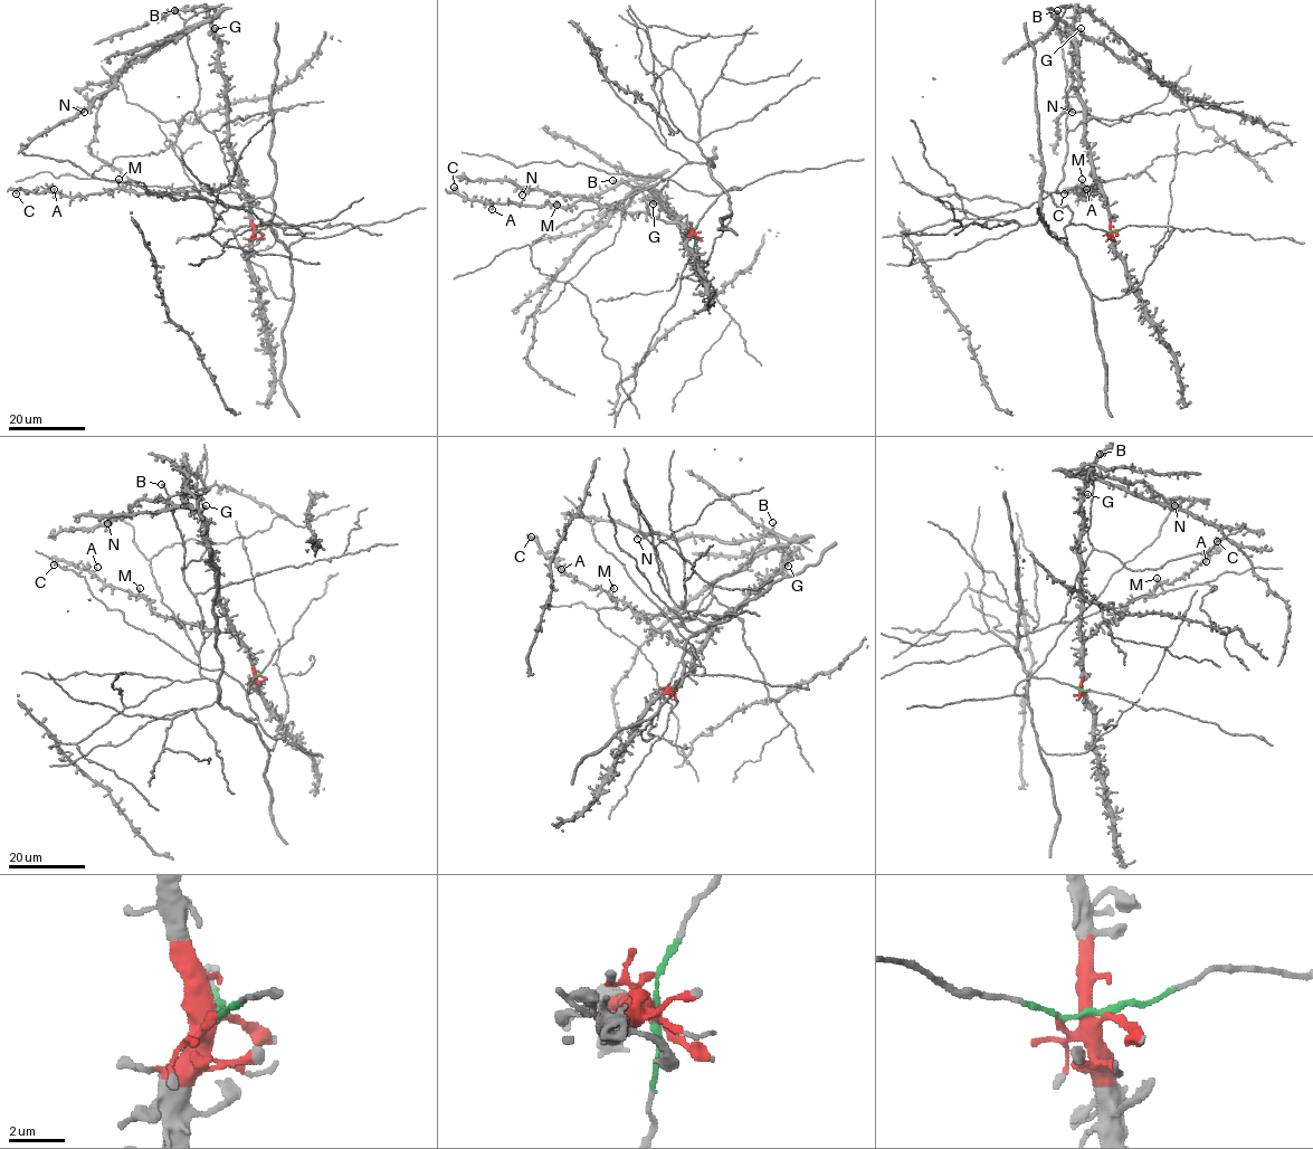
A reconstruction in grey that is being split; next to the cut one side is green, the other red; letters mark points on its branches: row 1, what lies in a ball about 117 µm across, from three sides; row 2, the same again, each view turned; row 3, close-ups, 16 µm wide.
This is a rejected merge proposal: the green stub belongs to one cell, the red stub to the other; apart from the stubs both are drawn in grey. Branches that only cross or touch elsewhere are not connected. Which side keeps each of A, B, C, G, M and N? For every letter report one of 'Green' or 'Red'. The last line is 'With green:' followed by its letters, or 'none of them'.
A: Red
B: Green
C: Red
G: Red
M: Red
N: Green
With green: B, N

